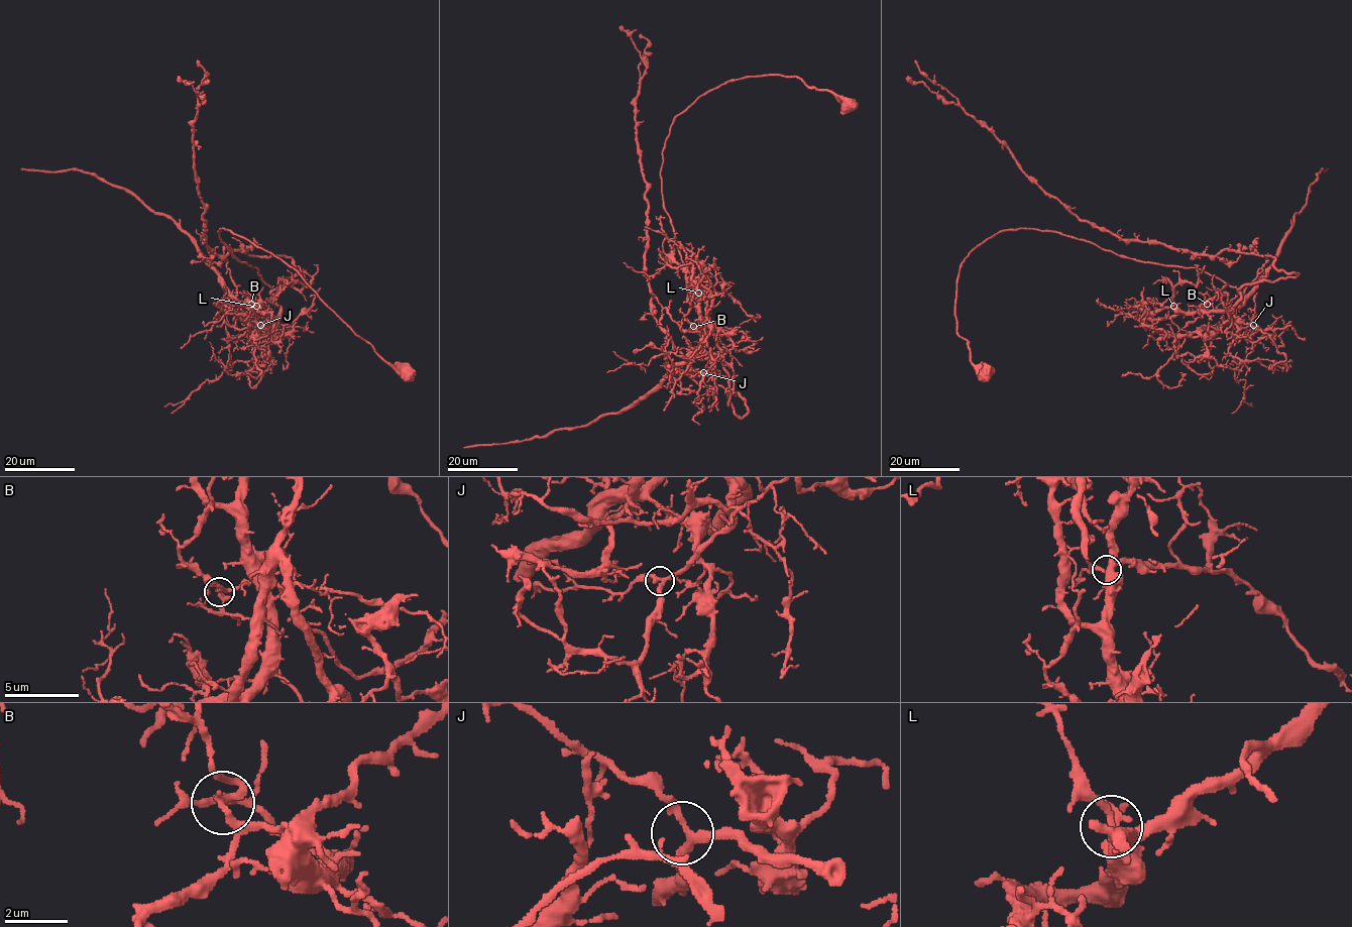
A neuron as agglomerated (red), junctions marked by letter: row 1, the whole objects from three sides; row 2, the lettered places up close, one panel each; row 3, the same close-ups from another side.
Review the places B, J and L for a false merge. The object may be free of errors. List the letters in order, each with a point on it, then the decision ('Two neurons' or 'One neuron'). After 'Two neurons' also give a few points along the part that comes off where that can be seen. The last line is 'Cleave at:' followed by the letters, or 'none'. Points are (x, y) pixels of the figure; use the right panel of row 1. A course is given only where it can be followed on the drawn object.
B: Place: (1207, 304). Two neurons. Course of the part to remove: (1207, 304), (1214, 310), (1231, 312), (1241, 302), (1273, 261), (1296, 214), (1305, 207), (1308, 189), (1327, 168)
J: Place: (1253, 325). One neuron
L: Place: (1173, 306). One neuron
Cleave at: B

